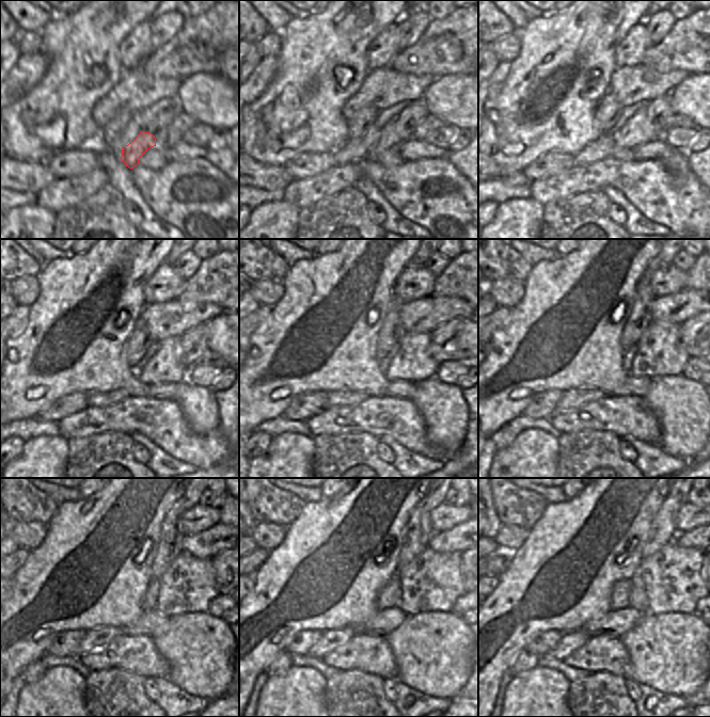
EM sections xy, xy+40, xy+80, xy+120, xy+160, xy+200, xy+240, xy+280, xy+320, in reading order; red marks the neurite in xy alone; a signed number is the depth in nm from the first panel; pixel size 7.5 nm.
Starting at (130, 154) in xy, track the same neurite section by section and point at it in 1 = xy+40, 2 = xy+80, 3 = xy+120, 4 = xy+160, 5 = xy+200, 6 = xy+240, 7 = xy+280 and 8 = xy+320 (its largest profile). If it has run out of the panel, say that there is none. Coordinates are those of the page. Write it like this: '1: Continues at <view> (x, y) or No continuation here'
1: Continues at xy+40 (389, 138)
2: Continues at xy+80 (637, 130)
3: Continues at xy+120 (166, 366)
4: Continues at xy+160 (413, 362)
5: Continues at xy+200 (661, 352)
6: Continues at xy+240 (188, 585)
7: Continues at xy+280 (431, 583)
8: Continues at xy+320 (672, 576)

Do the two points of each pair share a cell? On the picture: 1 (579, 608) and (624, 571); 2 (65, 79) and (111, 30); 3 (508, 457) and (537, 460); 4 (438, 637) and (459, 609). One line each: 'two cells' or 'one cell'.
1: one cell
2: one cell
3: one cell
4: two cells

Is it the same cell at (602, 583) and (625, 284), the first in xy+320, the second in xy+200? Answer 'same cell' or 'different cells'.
same cell

